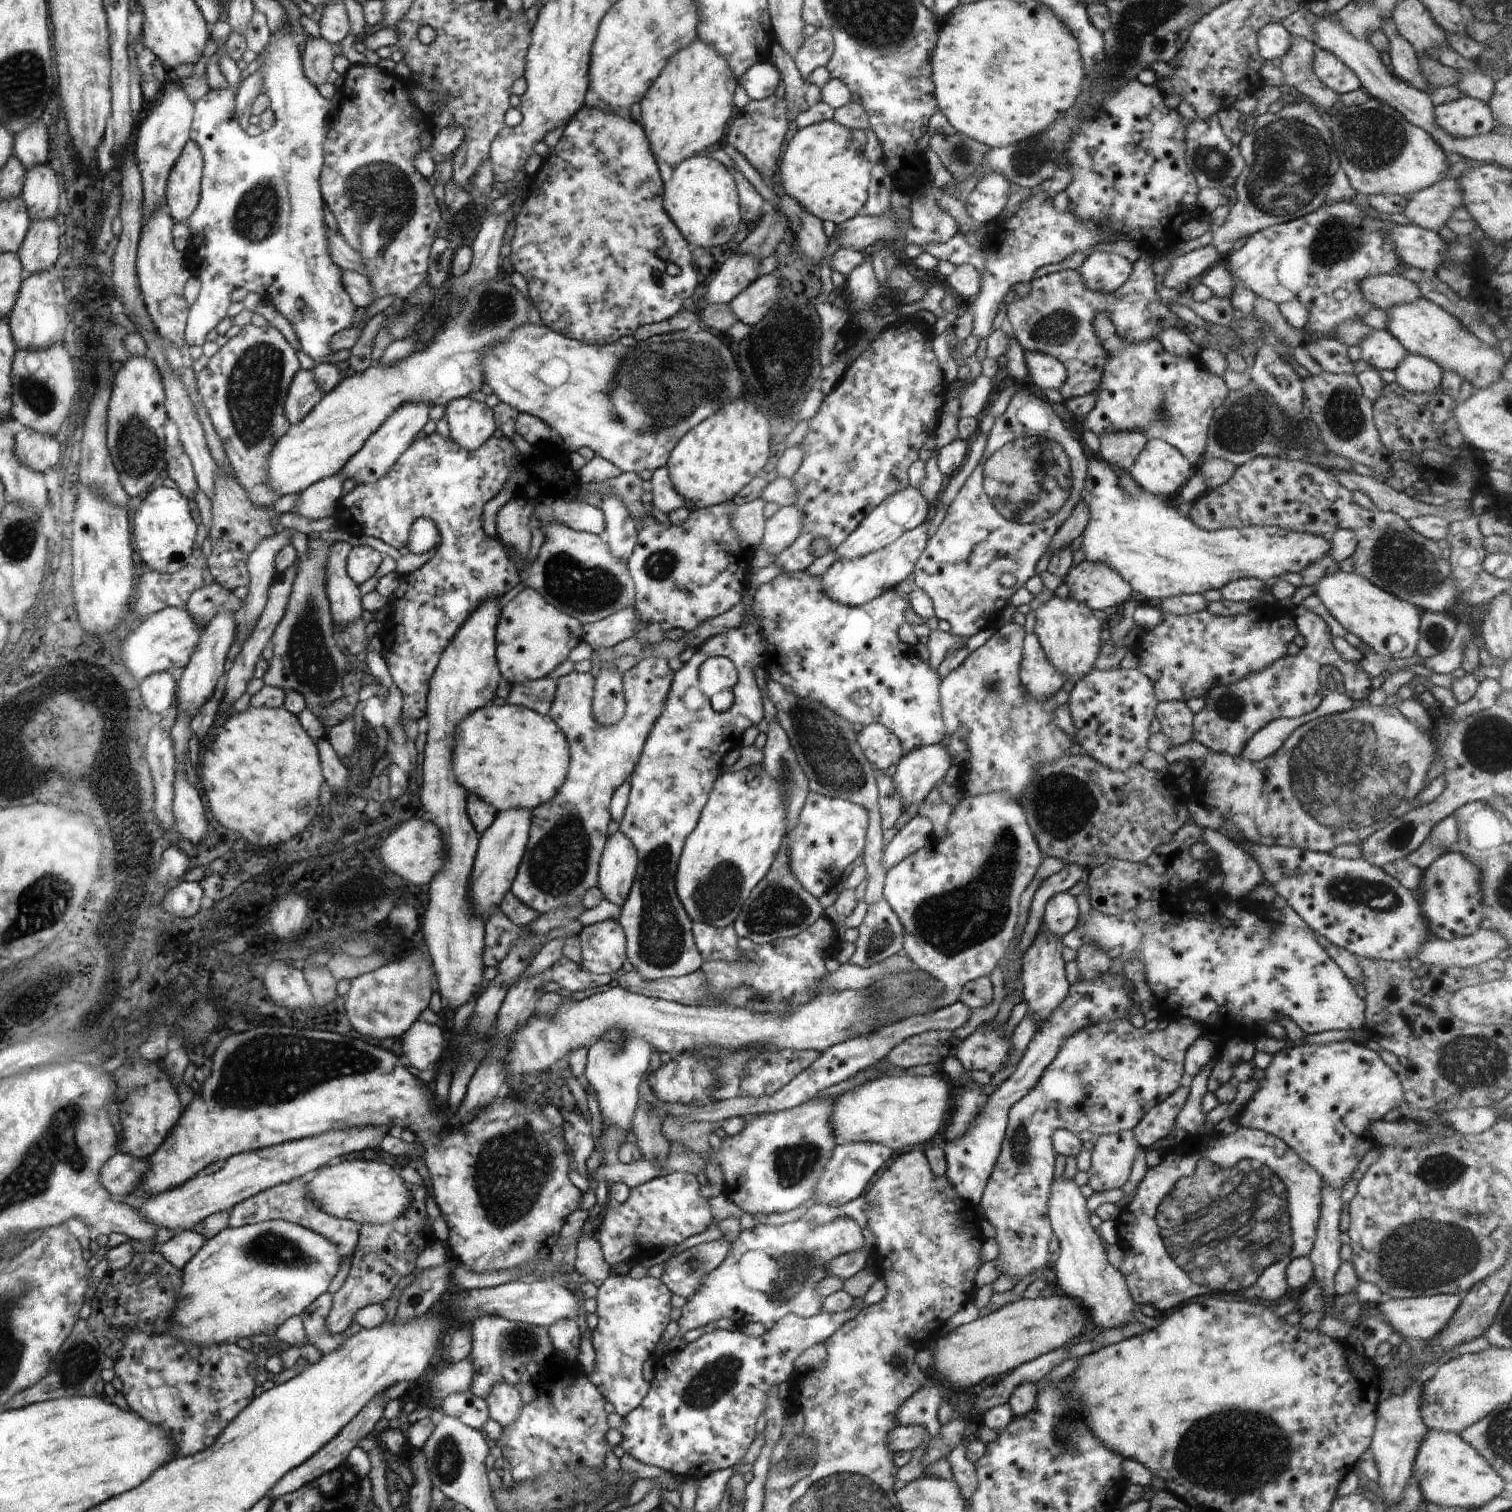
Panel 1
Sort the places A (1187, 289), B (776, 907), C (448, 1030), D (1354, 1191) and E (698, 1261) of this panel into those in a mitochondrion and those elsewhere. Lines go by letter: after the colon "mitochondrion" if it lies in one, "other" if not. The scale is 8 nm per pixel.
A: other
B: mitochondrion
C: other
D: other
E: mitochondrion

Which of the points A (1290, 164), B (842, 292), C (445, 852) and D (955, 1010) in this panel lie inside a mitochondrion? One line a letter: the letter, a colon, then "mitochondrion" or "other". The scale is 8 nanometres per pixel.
A: mitochondrion
B: other
C: other
D: other

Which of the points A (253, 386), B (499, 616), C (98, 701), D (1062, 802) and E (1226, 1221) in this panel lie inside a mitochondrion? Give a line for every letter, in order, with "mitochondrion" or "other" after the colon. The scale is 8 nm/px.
A: mitochondrion
B: other
C: mitochondrion
D: mitochondrion
E: mitochondrion

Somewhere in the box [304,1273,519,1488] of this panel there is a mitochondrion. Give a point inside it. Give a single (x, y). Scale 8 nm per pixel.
(448, 1457)

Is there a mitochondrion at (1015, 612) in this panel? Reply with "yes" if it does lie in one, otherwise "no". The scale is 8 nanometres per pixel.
no

